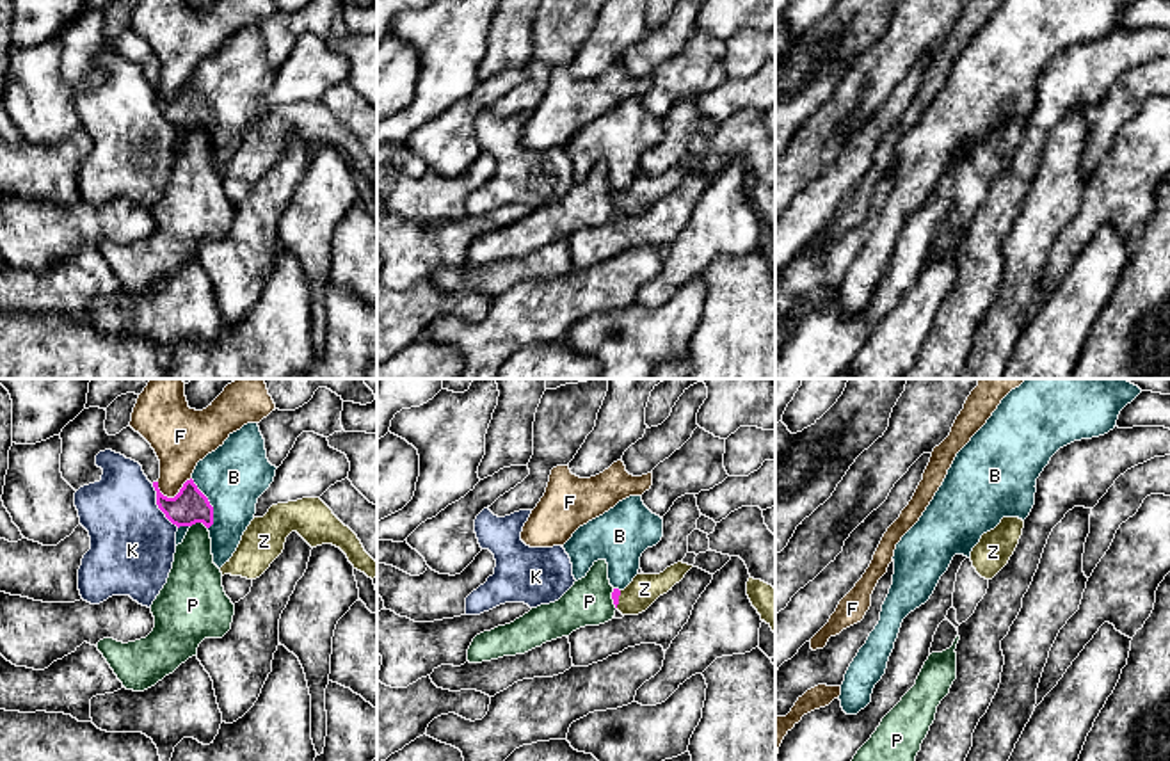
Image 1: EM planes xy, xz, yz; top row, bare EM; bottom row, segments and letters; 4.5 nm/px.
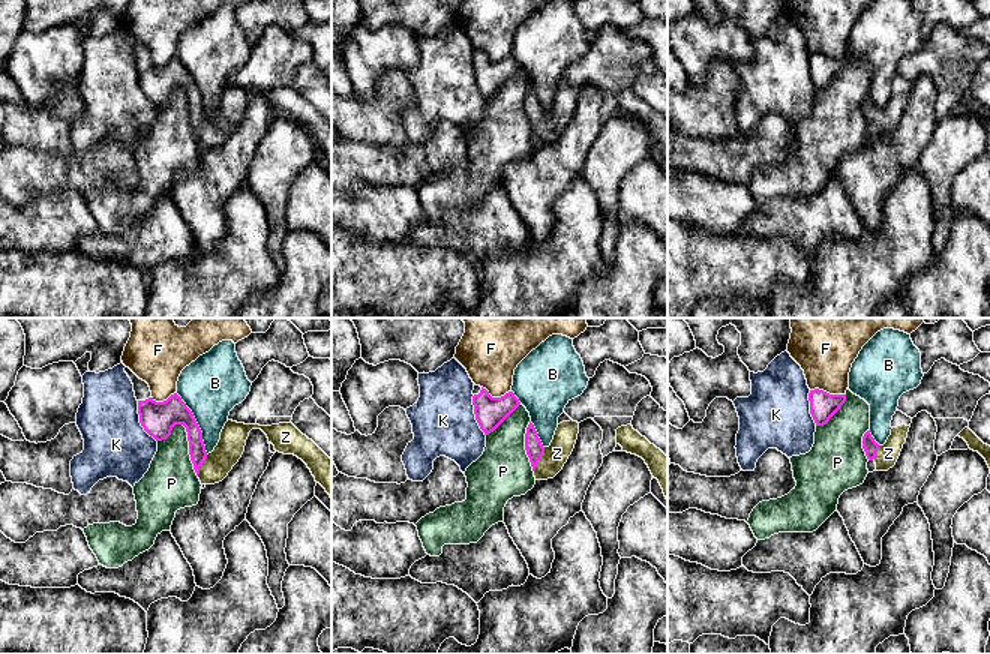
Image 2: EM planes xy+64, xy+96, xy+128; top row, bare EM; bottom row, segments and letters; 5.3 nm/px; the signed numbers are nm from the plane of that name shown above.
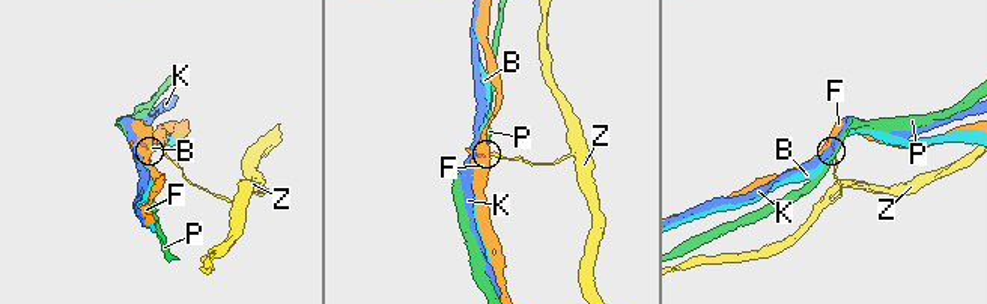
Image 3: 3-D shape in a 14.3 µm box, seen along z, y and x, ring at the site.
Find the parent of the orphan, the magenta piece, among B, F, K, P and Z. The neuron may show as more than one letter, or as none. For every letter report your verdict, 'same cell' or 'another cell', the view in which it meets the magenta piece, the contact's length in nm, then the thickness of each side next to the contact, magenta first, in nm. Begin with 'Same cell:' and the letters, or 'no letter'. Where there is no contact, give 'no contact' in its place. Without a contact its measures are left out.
Same cell: Z
B: another cell; meets magenta in xy; contact 240 nm long; 160 nm thick on the magenta side, 300 nm on the other
F: another cell; meets magenta in xy; contact 170 nm long; 160 nm thick on the magenta side, 260 nm on the other
K: another cell; meets magenta in xy; contact 240 nm long; 160 nm thick on the magenta side, 380 nm on the other
P: another cell; meets magenta in xy; contact 80 nm long; 160 nm thick on the magenta side, 220 nm on the other
Z: same cell; meets magenta in xz; contact 80 nm long; 40 nm thick on the magenta side, 140 nm on the other

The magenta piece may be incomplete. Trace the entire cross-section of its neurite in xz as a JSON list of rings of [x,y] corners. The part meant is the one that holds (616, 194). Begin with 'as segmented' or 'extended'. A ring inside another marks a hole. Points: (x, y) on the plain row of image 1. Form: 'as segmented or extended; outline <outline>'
extended; outline [[[677,164],[660,176],[637,176],[624,190],[613,190],[612,201],[622,217],[638,217],[645,213],[660,197],[672,192],[693,167]]]

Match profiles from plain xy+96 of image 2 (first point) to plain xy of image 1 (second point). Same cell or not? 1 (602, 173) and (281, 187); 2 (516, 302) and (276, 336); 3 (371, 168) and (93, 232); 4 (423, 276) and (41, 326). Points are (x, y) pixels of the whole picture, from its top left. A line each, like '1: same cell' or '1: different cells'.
1: different cells
2: same cell
3: same cell
4: same cell

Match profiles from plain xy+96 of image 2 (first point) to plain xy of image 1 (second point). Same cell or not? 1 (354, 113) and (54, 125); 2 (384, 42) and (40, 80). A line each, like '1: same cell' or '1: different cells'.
1: different cells
2: same cell

